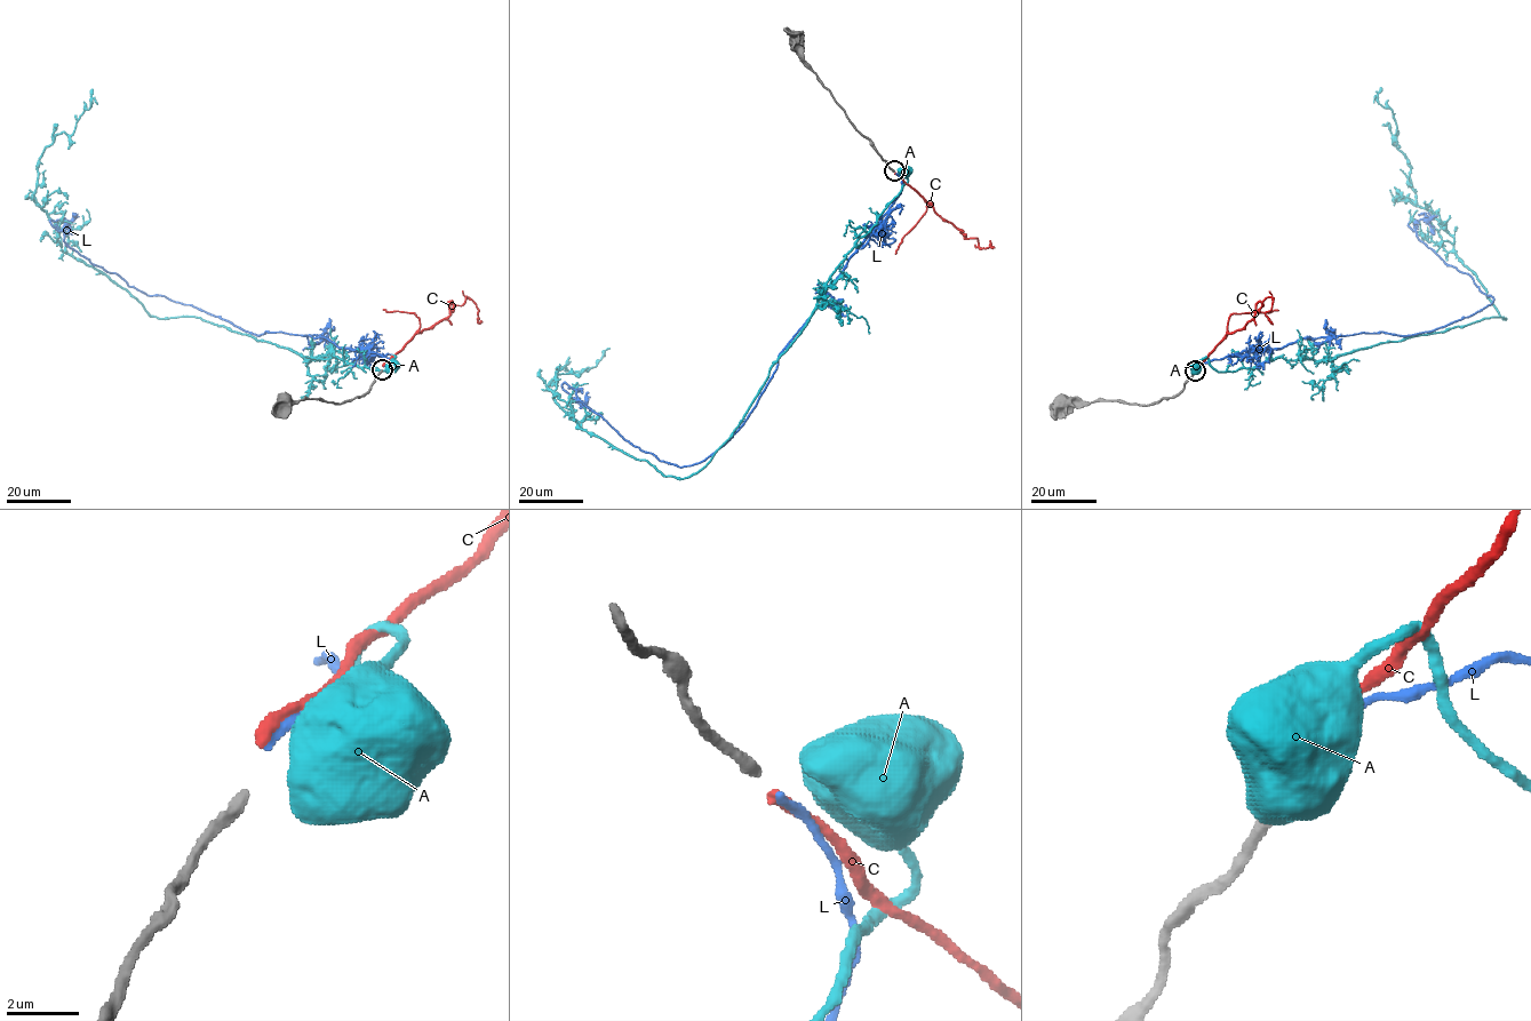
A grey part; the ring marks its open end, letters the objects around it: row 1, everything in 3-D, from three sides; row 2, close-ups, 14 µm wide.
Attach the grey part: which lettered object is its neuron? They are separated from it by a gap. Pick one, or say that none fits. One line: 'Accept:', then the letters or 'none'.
Accept: C

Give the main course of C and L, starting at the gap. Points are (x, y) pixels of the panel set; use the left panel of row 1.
C: (383, 366), (416, 334), (446, 318), (452, 301), (462, 305), (469, 297), (478, 310), (477, 320), (483, 321)
L: (383, 366), (390, 359), (369, 350), (254, 334), (146, 295), (49, 222), (76, 215)

